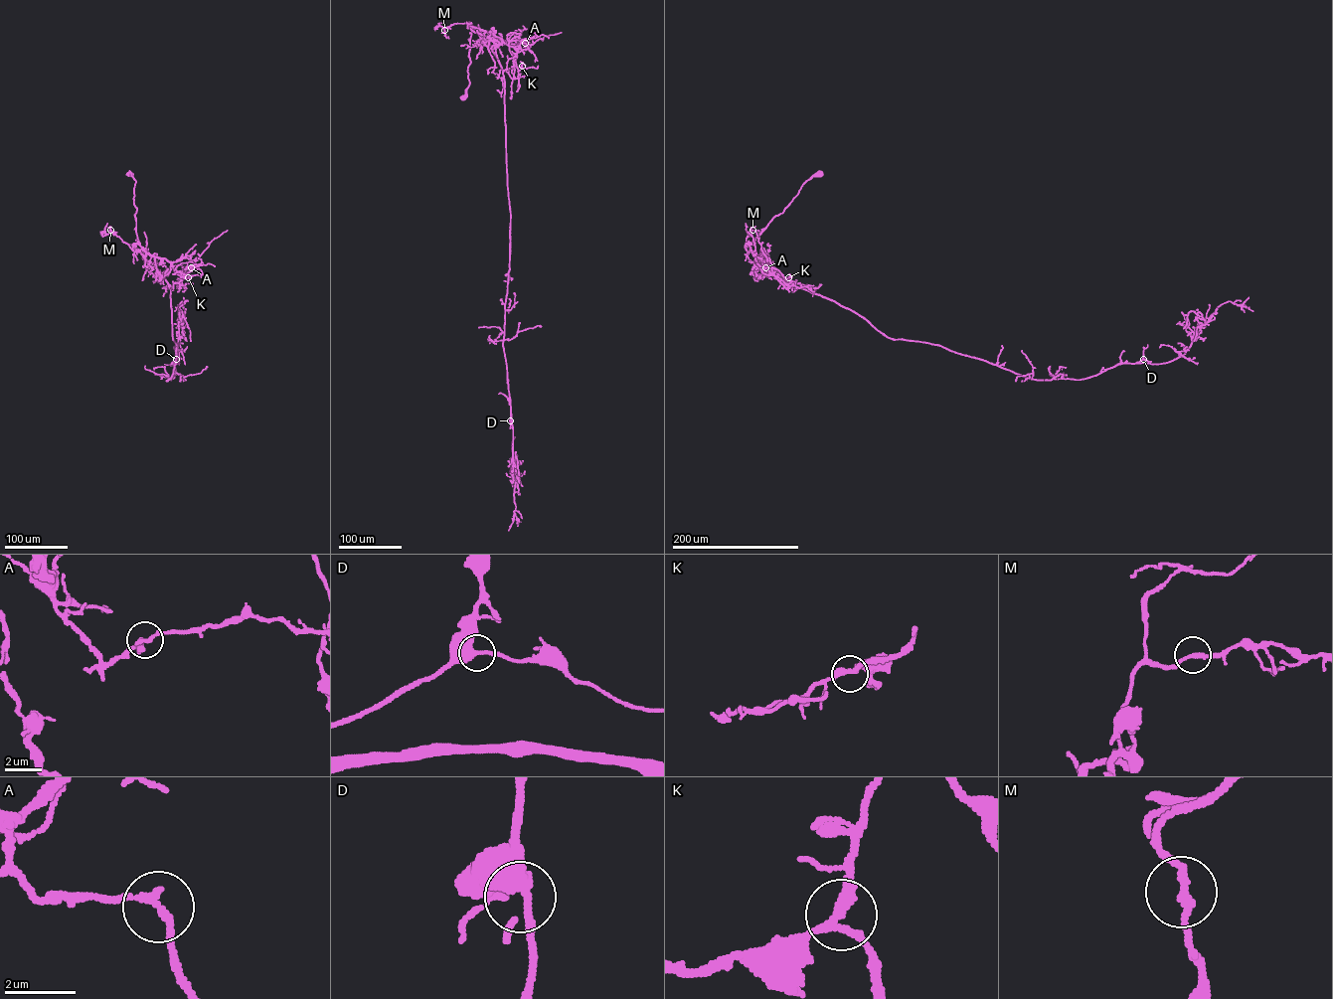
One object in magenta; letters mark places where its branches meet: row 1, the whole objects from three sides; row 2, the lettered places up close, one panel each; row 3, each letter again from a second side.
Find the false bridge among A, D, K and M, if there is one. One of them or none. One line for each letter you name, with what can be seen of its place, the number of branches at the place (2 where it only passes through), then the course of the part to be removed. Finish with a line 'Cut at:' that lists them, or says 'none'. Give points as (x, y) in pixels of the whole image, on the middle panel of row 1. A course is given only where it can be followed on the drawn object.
Cut at: none

